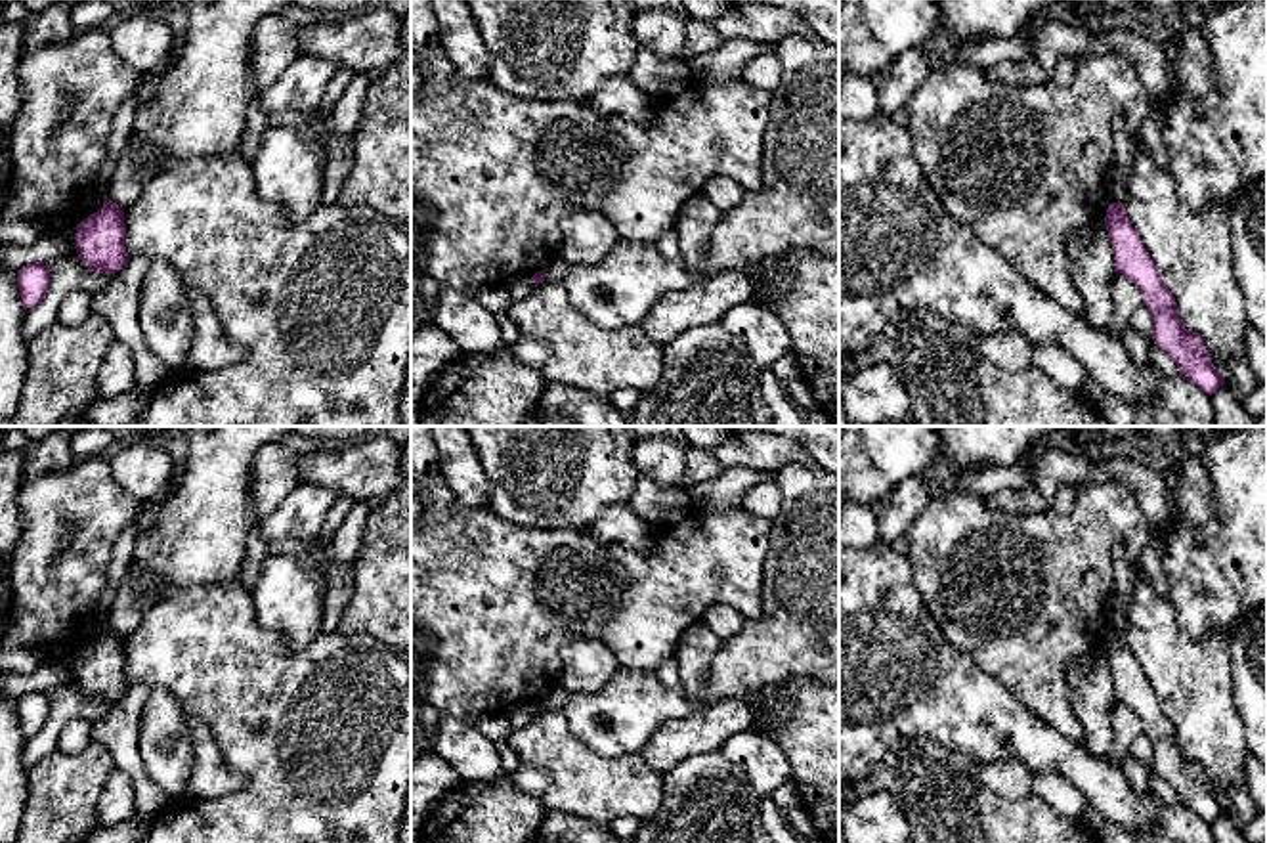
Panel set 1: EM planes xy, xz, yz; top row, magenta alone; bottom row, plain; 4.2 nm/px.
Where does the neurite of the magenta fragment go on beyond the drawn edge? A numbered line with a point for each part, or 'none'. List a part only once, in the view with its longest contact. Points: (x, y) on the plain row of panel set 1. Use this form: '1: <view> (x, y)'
none

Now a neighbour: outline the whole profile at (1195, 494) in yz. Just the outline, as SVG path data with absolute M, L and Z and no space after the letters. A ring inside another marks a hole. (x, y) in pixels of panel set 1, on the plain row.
M1185 455L1179 461L1175 503L1183 528L1202 528L1213 512L1213 486L1202 455Z

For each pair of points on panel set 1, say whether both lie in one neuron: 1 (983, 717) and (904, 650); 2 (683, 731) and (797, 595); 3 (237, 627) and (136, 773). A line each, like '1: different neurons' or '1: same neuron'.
1: same neuron
2: different neurons
3: different neurons

